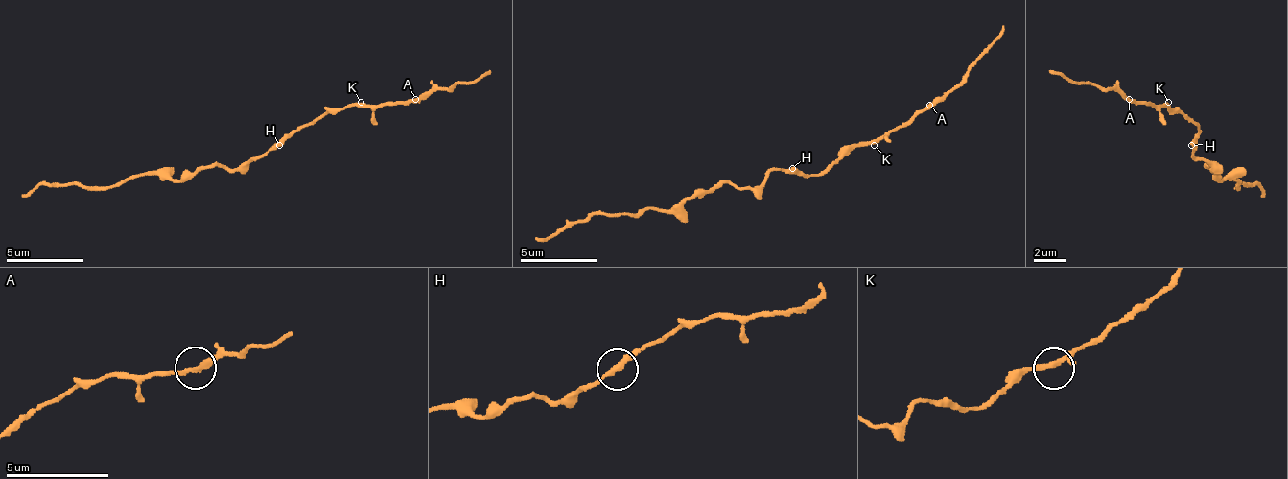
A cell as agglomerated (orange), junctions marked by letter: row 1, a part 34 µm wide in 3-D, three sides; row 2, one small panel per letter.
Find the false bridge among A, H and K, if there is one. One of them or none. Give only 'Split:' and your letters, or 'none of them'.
Split: none of them

